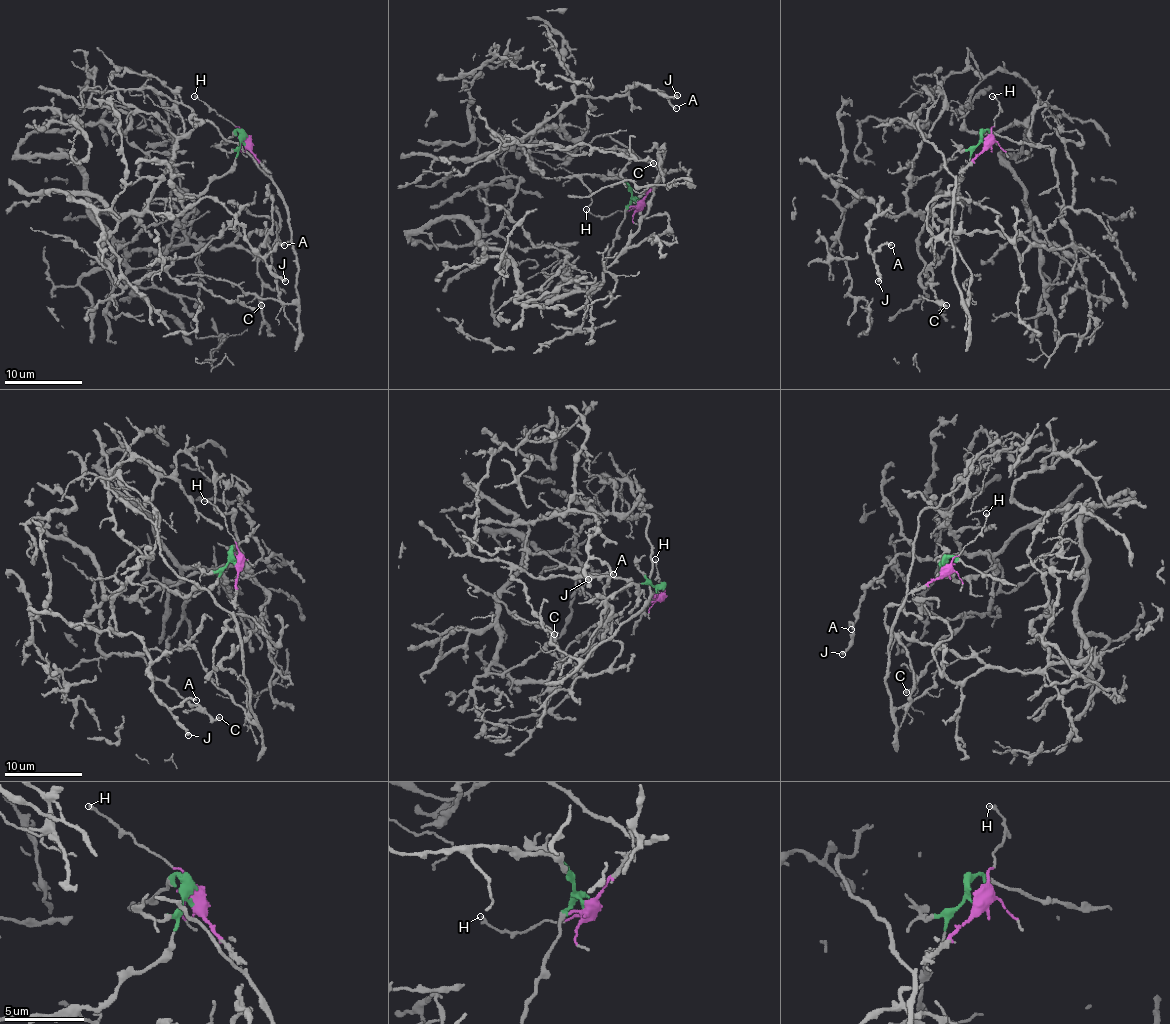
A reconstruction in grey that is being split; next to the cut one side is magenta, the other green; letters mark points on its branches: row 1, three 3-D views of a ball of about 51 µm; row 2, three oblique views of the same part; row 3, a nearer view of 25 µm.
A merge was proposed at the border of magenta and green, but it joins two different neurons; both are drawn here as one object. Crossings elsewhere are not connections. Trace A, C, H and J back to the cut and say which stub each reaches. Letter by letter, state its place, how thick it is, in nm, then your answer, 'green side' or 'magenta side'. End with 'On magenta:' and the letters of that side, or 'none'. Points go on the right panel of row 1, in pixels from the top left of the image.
A: (891, 245) | 220 nm | green side
C: (946, 305) | 190 nm | green side
H: (992, 96) | 170 nm | magenta side
J: (878, 281) | 240 nm | green side
On magenta: H

